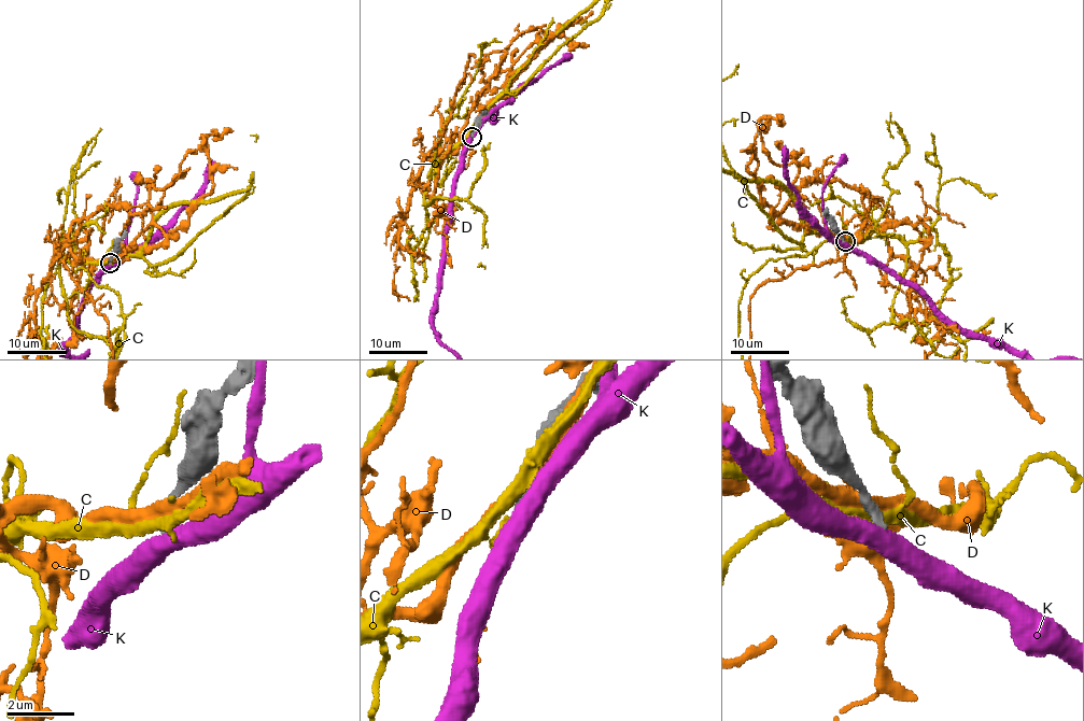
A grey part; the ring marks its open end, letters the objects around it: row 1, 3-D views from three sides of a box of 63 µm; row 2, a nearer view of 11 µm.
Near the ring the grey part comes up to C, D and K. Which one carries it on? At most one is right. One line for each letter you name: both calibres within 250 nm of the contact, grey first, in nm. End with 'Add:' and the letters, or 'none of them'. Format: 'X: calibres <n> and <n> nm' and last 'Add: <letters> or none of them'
Add: none of them

